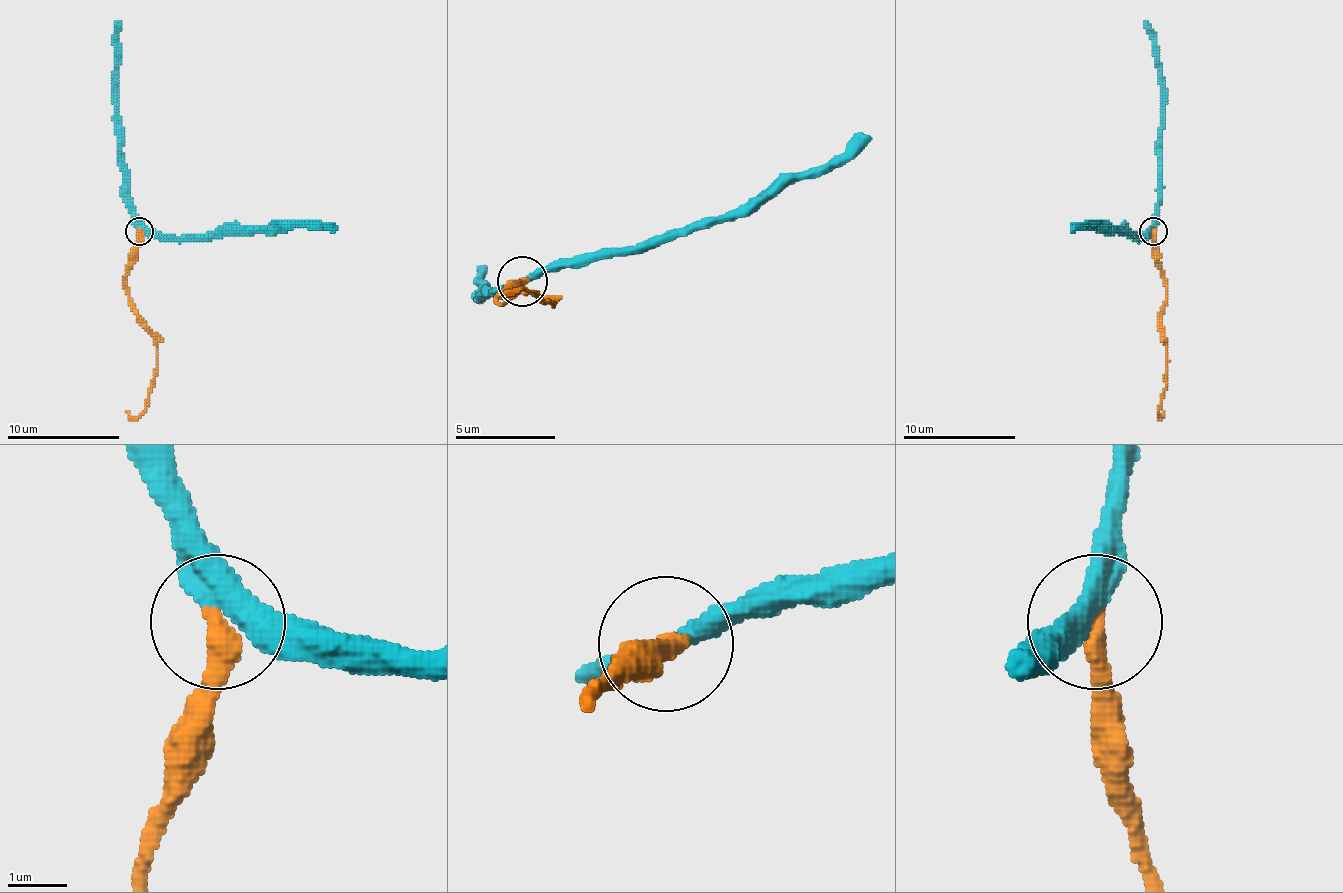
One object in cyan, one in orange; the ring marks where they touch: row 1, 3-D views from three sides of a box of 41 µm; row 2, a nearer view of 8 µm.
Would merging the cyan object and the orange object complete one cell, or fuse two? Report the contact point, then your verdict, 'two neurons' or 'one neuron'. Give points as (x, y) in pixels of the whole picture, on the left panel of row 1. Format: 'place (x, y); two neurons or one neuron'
place (139, 231); one neuron

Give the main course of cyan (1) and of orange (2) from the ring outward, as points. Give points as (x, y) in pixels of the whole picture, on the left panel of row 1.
1: (140, 229), (165, 237), (205, 237), (227, 232), (261, 232), (292, 226), (336, 229)
2: (140, 232), (137, 260), (126, 285), (137, 322), (154, 338), (157, 375), (143, 411), (132, 417), (126, 411)

